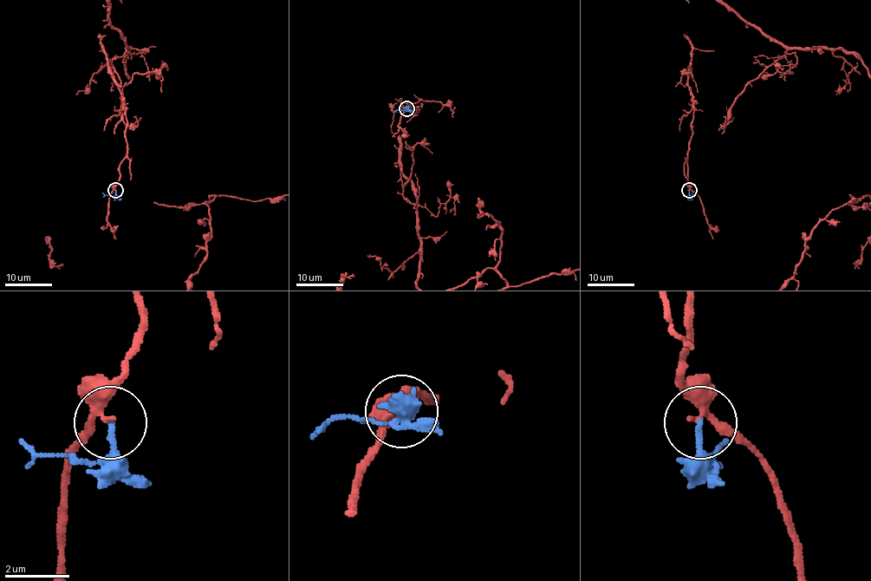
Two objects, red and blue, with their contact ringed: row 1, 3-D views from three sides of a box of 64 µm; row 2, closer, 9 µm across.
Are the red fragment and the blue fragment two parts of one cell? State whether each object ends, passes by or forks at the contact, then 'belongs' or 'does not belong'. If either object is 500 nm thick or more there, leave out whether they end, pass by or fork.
red passes by; blue ends there; does not belong

